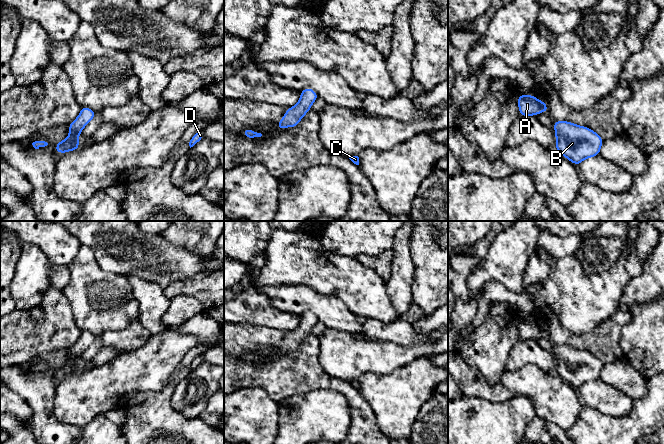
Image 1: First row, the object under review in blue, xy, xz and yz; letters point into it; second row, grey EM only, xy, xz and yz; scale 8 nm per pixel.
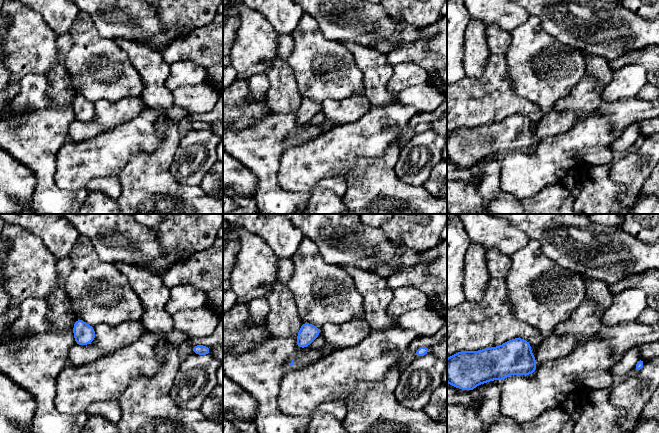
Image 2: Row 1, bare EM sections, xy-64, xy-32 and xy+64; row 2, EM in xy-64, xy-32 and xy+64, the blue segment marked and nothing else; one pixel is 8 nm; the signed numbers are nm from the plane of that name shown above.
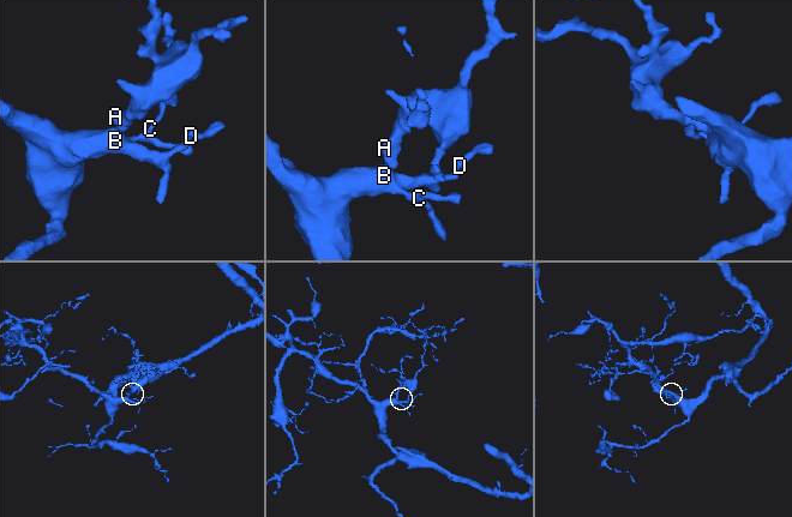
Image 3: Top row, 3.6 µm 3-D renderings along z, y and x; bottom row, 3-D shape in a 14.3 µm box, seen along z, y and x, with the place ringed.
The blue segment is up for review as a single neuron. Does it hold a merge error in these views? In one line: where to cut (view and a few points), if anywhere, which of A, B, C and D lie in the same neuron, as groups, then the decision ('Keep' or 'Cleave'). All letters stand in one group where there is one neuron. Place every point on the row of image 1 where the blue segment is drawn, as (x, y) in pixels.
No split. Groups: A B C D. Keep

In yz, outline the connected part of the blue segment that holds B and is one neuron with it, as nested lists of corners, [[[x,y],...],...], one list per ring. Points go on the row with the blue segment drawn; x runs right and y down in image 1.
[[[554,120],[554,130],[556,131],[555,149],[575,165],[600,154],[603,140],[590,128]]]

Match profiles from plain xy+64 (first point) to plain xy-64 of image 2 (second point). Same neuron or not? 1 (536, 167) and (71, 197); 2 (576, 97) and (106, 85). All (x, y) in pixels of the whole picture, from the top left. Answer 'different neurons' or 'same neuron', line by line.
1: different neurons
2: different neurons

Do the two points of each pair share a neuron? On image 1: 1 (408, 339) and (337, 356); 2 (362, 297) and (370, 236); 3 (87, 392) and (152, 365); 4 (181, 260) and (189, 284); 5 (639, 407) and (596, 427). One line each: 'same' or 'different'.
1: different
2: different
3: same
4: different
5: same

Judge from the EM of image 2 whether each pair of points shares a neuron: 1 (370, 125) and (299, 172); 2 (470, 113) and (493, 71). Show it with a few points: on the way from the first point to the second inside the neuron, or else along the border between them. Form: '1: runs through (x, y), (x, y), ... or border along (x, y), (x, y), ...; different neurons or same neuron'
1: runs through (352, 136), (337, 150), (324, 156), (317, 163); same neuron
2: runs through (479, 103), (492, 90), (493, 81); same neuron

